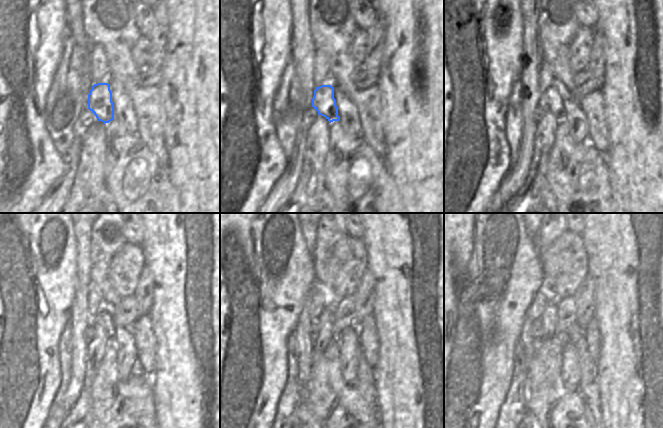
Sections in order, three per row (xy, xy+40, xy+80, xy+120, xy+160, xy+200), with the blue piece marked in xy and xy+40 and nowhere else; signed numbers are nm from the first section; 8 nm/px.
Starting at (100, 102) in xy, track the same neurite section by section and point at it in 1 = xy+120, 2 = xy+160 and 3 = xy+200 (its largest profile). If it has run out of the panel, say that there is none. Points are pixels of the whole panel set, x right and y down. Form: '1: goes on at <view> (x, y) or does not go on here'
1: goes on at xy+120 (104, 318)
2: goes on at xy+160 (336, 335)
3: goes on at xy+200 (563, 338)

